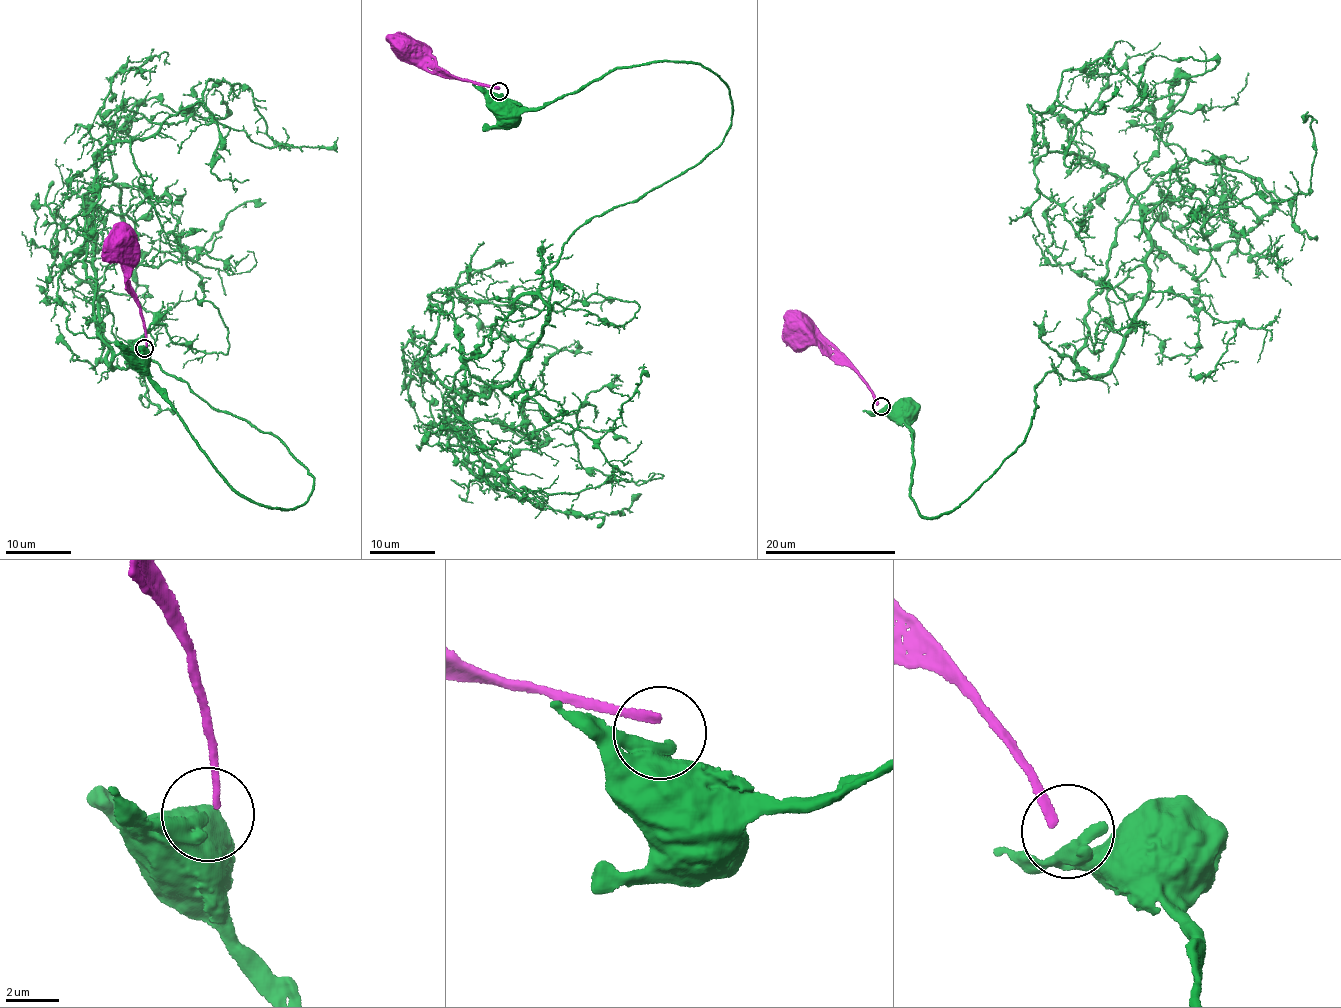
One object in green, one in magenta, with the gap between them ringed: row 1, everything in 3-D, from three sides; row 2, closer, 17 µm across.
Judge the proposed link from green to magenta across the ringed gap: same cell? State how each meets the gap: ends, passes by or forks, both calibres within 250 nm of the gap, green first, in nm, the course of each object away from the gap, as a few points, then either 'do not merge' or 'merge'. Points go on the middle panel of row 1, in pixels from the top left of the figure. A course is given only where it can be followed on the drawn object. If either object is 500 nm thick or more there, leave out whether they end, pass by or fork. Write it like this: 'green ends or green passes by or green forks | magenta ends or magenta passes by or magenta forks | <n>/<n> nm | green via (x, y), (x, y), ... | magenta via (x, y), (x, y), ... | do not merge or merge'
700/280 nm | green via (499, 95), (507, 106), (507, 114) | magenta via (498, 89), (446, 76), (412, 55), (405, 46) | do not merge

